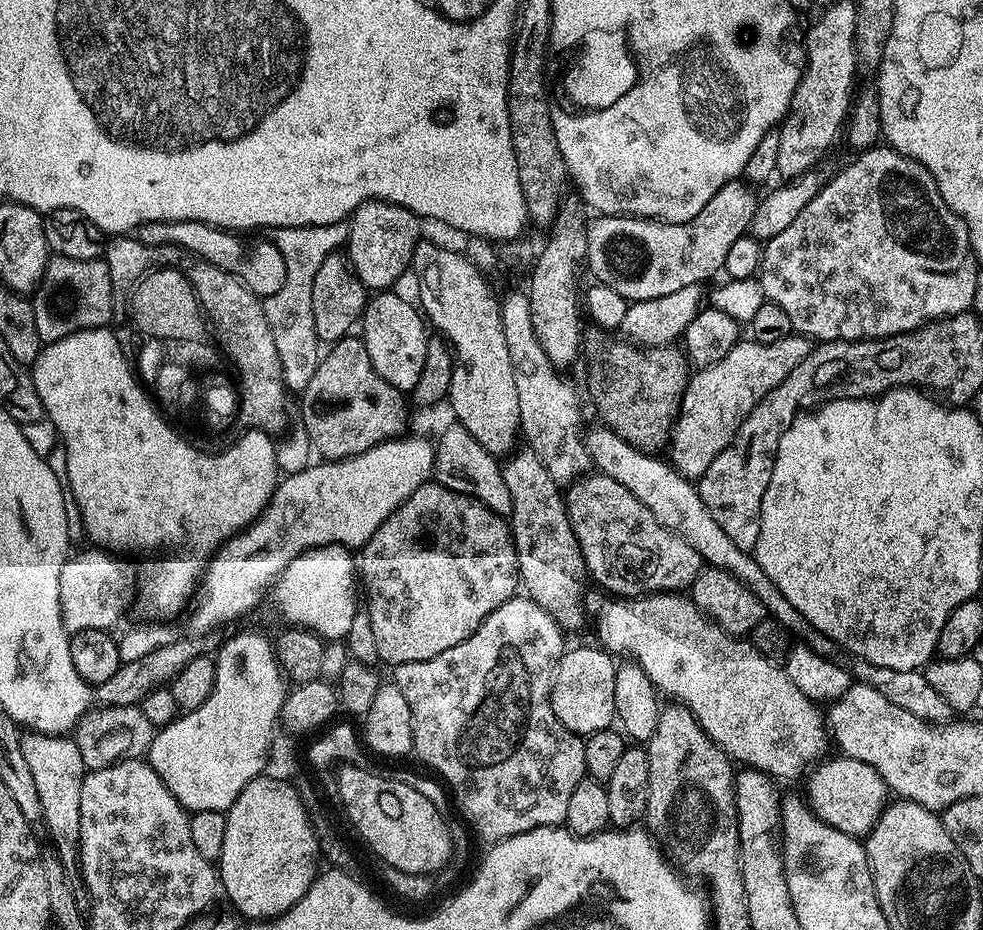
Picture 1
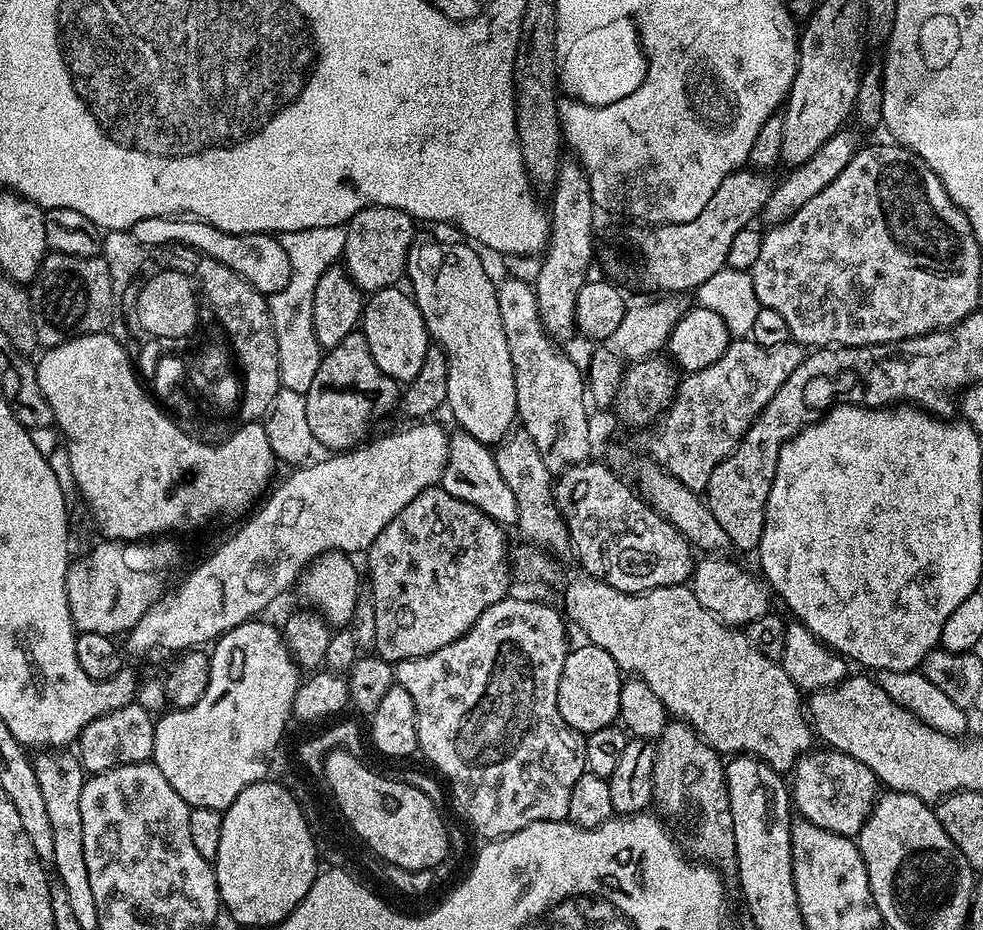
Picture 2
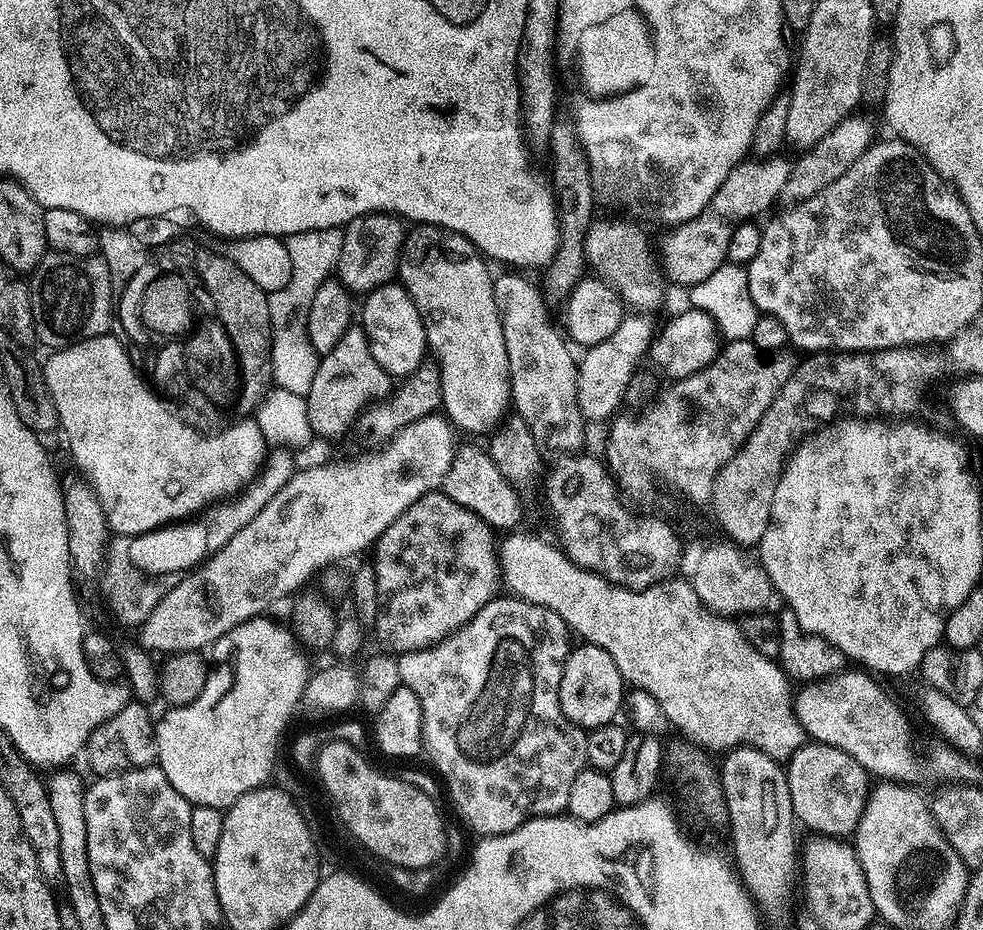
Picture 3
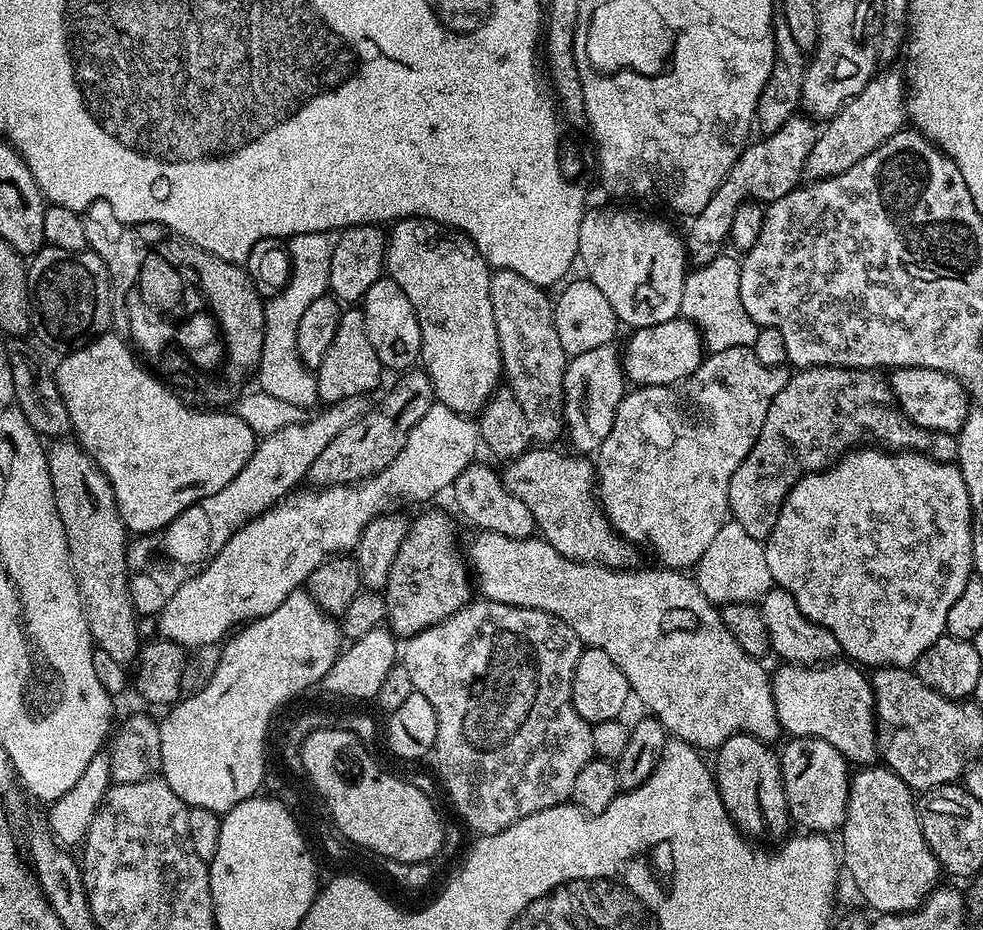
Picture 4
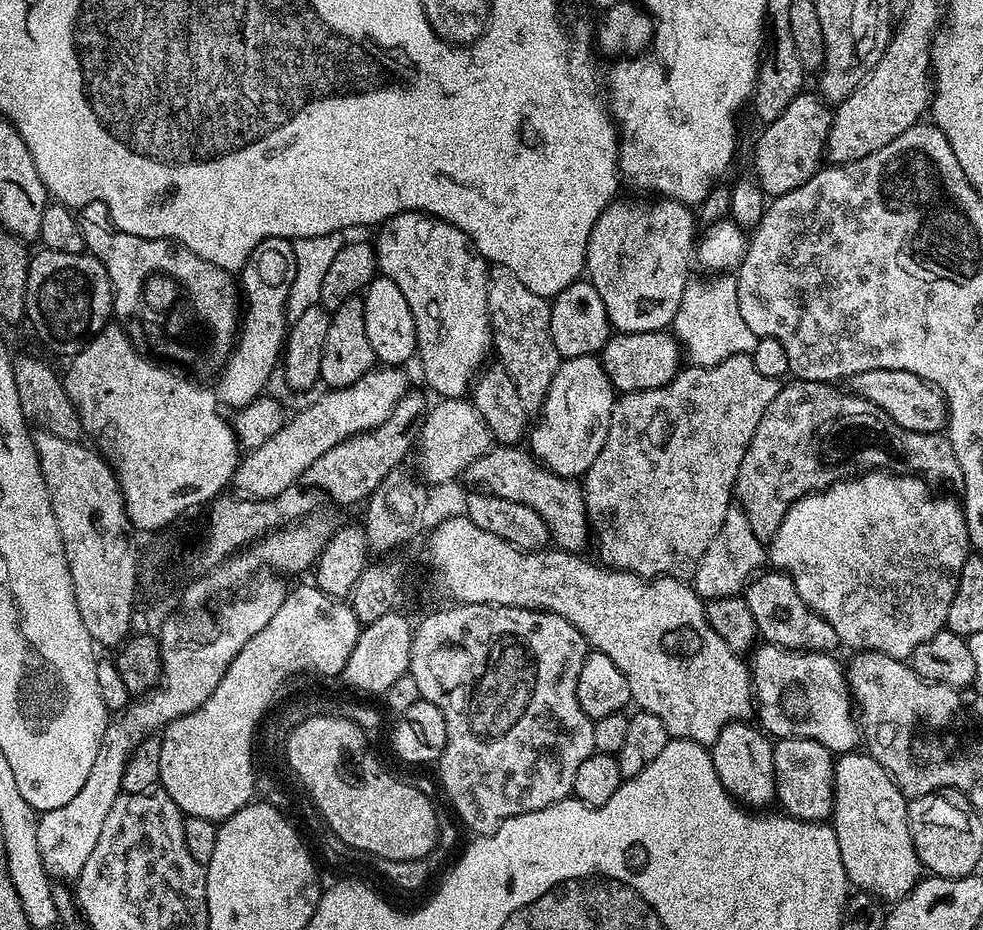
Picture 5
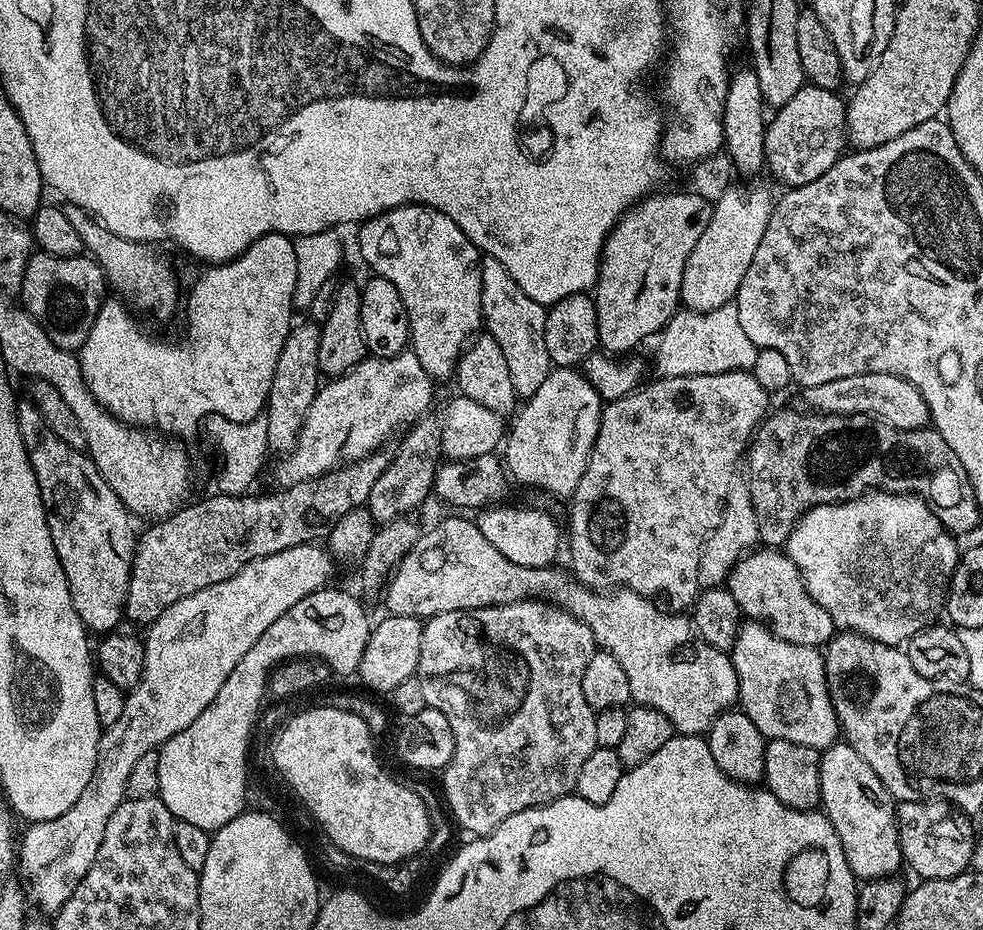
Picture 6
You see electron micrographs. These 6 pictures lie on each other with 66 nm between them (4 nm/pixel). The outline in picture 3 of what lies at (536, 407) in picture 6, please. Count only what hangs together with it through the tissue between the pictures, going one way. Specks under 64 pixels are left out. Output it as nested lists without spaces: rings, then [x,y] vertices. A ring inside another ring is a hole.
[[[628,314],[625,315],[623,322],[606,338],[606,342],[598,342],[593,348],[587,349],[578,360],[576,369],[576,393],[578,394],[578,406],[580,413],[584,416],[585,421],[604,420],[617,415],[620,403],[624,400],[624,395],[628,392],[628,383],[632,380],[632,375],[636,372],[636,363],[640,358],[649,351],[650,343],[654,338],[654,327],[652,328],[653,317],[648,314]]]

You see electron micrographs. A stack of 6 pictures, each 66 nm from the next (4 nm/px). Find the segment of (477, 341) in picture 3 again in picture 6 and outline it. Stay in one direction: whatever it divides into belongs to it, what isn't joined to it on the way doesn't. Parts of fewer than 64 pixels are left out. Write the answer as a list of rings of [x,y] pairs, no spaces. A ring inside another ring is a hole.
[[[403,204],[401,208],[394,208],[390,212],[371,216],[359,225],[358,231],[360,231],[361,258],[373,268],[371,271],[375,275],[394,282],[398,295],[402,297],[402,306],[406,306],[406,314],[408,315],[410,350],[416,355],[418,362],[422,362],[422,370],[426,370],[426,374],[432,377],[433,381],[440,382],[447,376],[449,379],[455,373],[456,361],[460,359],[462,349],[482,328],[482,270],[480,269],[482,253],[480,249],[474,246],[474,242],[470,242],[470,238],[466,238],[466,234],[462,234],[462,230],[458,230],[458,226],[453,220],[446,218],[446,214],[442,214],[437,208],[426,208],[422,204]]]

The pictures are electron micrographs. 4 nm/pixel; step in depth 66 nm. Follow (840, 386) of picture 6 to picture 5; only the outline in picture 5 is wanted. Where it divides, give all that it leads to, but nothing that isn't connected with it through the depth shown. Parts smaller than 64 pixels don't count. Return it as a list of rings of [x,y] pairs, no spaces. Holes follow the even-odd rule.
[[[866,370],[851,377],[850,388],[857,396],[874,402],[874,406],[882,409],[895,422],[897,429],[936,432],[947,425],[948,406],[944,402],[943,392],[918,378],[918,374],[910,374],[906,370]]]

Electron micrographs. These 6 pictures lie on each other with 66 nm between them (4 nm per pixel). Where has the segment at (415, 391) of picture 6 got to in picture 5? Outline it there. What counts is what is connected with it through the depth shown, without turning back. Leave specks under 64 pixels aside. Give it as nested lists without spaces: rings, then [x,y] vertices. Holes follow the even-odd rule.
[[[400,366],[373,370],[350,386],[325,391],[325,396],[317,395],[313,404],[299,409],[295,413],[297,416],[285,422],[278,434],[266,438],[262,446],[251,449],[241,459],[232,475],[231,487],[253,500],[265,500],[282,494],[282,490],[289,488],[302,473],[314,466],[314,462],[318,462],[318,458],[322,458],[326,450],[338,446],[338,442],[348,439],[349,436],[374,430],[382,426],[386,418],[390,418],[394,406],[410,391],[408,376],[404,371]]]

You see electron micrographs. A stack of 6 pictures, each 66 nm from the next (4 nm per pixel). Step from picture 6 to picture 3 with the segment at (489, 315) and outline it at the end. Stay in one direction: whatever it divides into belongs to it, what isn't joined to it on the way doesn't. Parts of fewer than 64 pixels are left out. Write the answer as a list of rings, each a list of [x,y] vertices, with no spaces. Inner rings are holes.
[[[508,270],[505,276],[497,275],[493,279],[492,285],[494,286],[494,302],[498,306],[498,314],[502,318],[502,338],[506,338],[506,358],[508,359],[508,365],[510,366],[510,386],[512,387],[512,399],[510,401],[511,407],[514,409],[515,415],[522,418],[522,422],[526,422],[526,426],[530,426],[530,434],[534,434],[534,442],[545,453],[552,452],[551,454],[572,454],[577,451],[576,448],[584,440],[584,427],[586,427],[586,421],[583,415],[580,413],[580,407],[578,406],[578,394],[576,393],[576,369],[578,367],[577,357],[572,357],[573,349],[570,347],[569,341],[566,339],[563,331],[552,321],[552,316],[548,313],[548,304],[544,301],[545,293],[541,291],[539,287],[535,288],[530,281],[527,280],[527,275],[521,274],[516,270]]]

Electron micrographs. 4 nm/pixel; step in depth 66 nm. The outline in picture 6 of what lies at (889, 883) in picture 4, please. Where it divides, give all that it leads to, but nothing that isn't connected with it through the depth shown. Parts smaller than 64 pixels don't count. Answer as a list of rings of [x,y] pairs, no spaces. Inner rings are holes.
[[[847,742],[831,744],[820,752],[820,804],[842,842],[842,854],[861,881],[877,880],[899,873],[900,825],[896,823],[897,801],[882,786],[882,778],[870,770],[862,754]]]

